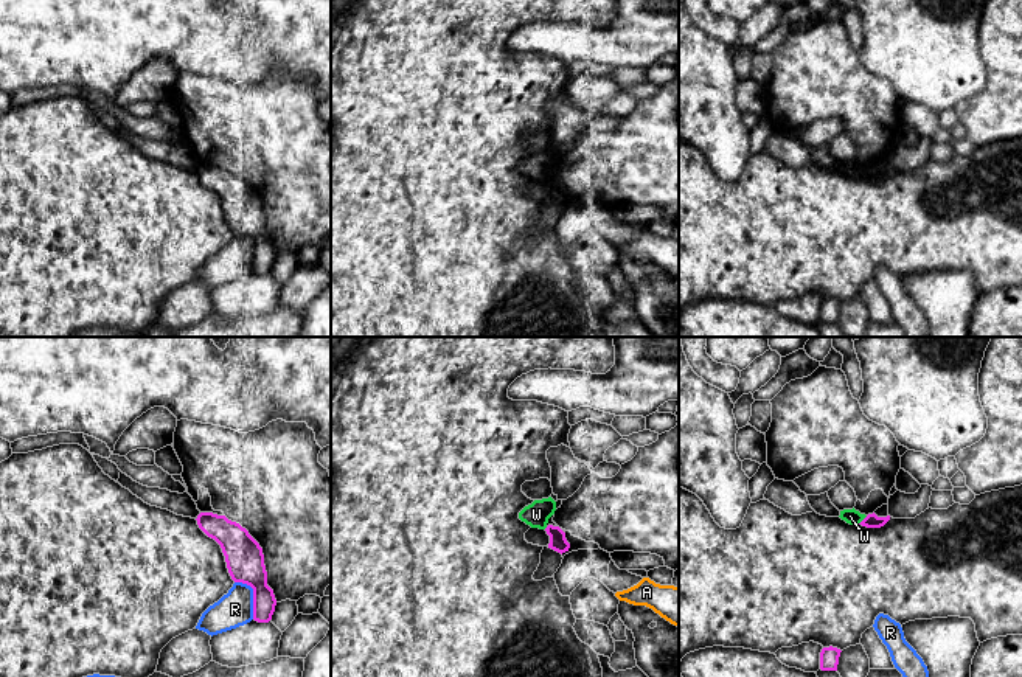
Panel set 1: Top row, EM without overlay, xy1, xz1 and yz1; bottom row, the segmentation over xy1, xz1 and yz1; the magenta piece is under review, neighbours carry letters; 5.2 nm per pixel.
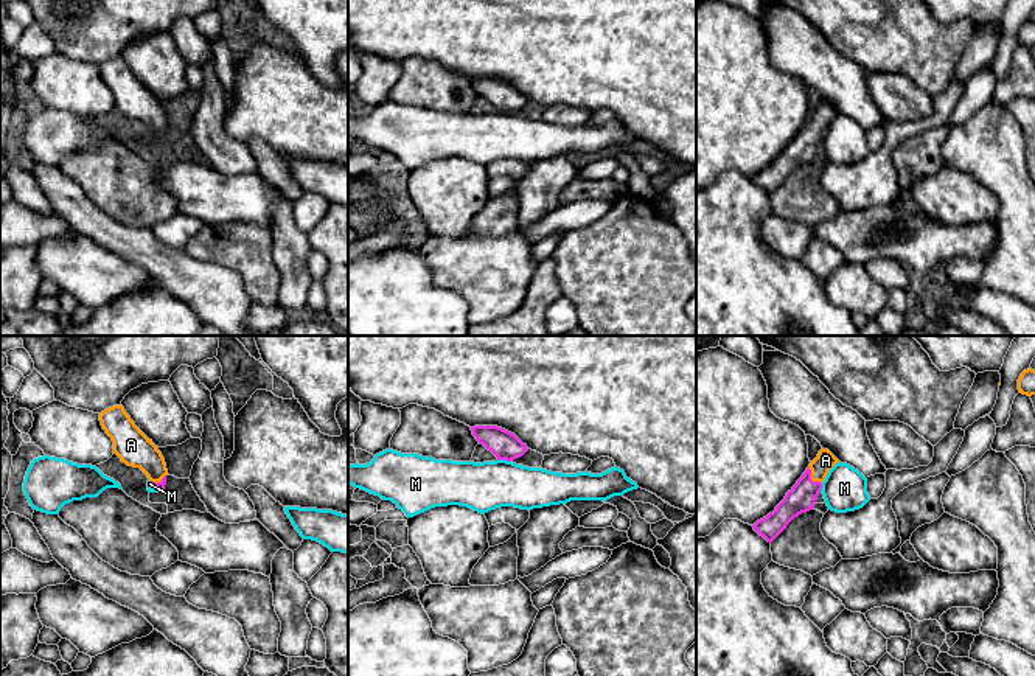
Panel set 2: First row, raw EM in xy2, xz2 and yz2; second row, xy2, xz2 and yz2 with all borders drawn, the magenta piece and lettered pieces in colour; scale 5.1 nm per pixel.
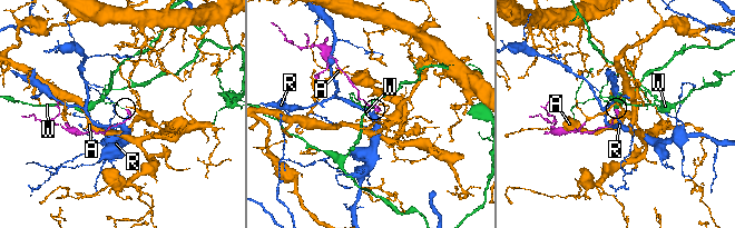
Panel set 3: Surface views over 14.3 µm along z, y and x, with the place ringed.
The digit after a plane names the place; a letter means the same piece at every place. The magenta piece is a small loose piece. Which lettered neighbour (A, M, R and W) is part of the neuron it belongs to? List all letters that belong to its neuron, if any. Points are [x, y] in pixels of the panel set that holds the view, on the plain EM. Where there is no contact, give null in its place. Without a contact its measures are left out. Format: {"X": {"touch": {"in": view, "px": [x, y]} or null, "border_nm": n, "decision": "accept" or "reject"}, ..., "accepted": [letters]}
{"A": {"touch": {"in": "yz2", "px": [810, 129]}, "border_nm": 120, "decision": "accept"}, "M": {"touch": {"in": "xz2", "px": [504, 111]}, "border_nm": 70, "decision": "reject"}, "R": {"touch": {"in": "xy1", "px": [253, 247]}, "border_nm": 220, "decision": "reject"}, "W": {"touch": {"in": "yz1", "px": [864, 171]}, "border_nm": 70, "decision": "reject"}, "accepted": ["A"]}

